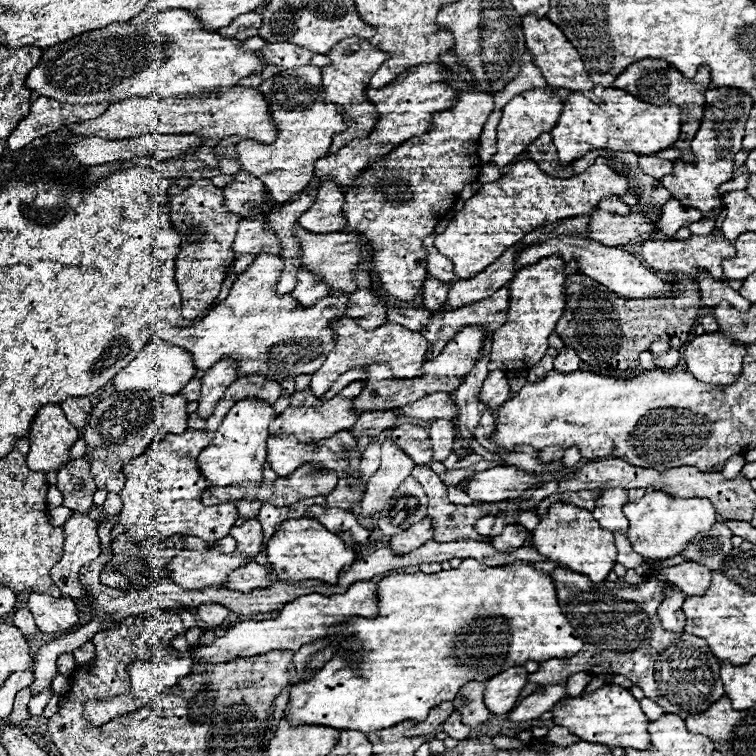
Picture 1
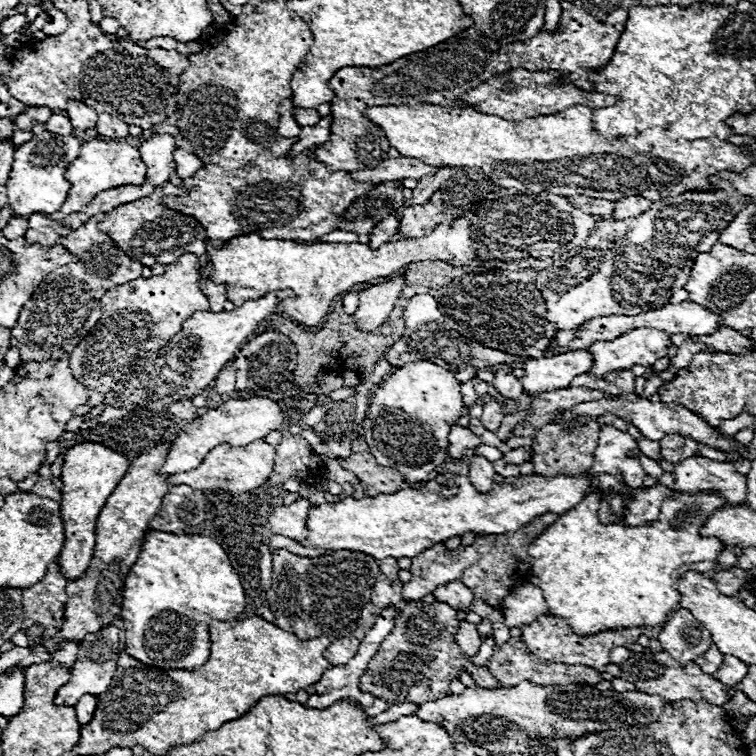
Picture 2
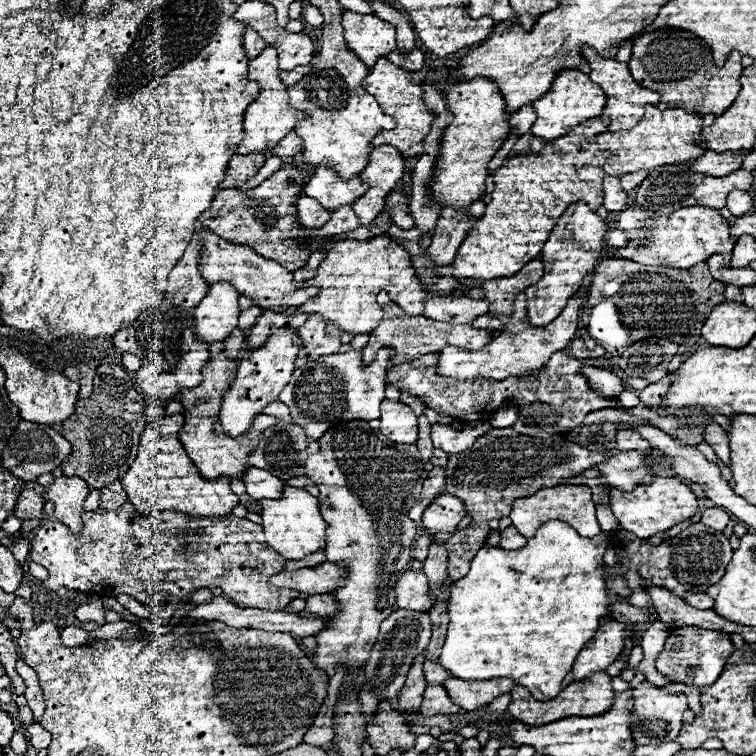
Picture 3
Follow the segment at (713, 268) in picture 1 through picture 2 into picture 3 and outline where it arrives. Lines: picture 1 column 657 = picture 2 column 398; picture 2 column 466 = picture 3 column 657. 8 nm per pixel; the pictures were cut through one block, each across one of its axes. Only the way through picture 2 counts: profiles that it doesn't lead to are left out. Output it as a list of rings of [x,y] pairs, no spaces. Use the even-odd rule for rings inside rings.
[[[630,204],[616,218],[616,228],[624,230],[628,236],[628,244],[624,248],[606,246],[602,258],[622,258],[634,260],[644,266],[668,266],[688,270],[690,266],[708,260],[712,254],[721,254],[727,267],[730,266],[732,251],[737,239],[730,234],[730,224],[720,216],[718,210],[710,210],[706,206],[688,206],[674,210],[670,214],[642,210],[640,206]]]

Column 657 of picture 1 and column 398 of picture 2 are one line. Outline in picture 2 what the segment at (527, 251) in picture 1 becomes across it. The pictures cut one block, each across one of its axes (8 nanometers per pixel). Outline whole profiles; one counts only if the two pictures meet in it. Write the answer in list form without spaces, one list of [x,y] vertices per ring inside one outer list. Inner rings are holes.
[[[404,276],[388,278],[386,282],[372,284],[360,292],[358,310],[354,314],[360,330],[376,330],[390,316],[406,280]]]

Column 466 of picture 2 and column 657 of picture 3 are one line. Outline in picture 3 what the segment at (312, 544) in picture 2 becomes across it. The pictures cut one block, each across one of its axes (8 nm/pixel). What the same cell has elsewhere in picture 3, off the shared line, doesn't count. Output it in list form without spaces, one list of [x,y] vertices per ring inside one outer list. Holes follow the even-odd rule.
[[[654,478],[652,484],[640,484],[636,490],[632,492],[624,492],[624,490],[610,490],[610,508],[614,512],[614,516],[618,518],[618,522],[634,532],[640,538],[650,538],[656,532],[668,530],[680,522],[690,520],[690,516],[694,514],[694,510],[698,508],[698,500],[694,496],[694,492],[680,482],[678,478]]]

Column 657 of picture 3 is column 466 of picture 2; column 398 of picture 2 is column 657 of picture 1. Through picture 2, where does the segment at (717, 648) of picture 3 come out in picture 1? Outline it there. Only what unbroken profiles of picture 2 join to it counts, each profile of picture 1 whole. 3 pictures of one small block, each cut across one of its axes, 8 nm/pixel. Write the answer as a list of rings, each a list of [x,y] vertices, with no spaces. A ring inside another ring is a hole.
[[[556,568],[552,574],[558,600],[568,620],[586,640],[584,648],[574,658],[552,658],[540,664],[538,672],[528,676],[532,684],[548,684],[564,680],[576,672],[590,674],[622,674],[640,686],[646,698],[658,702],[666,714],[700,714],[724,696],[718,676],[720,660],[710,652],[708,644],[698,636],[682,636],[662,628],[656,608],[662,598],[662,584],[656,578],[640,586],[626,582],[592,584],[584,574]]]

